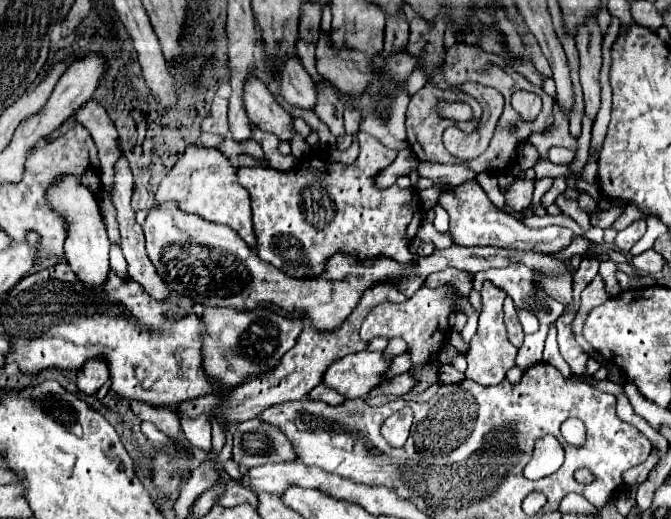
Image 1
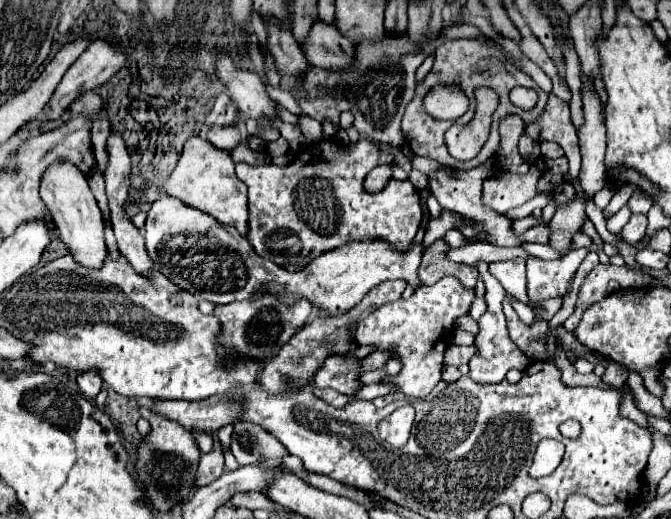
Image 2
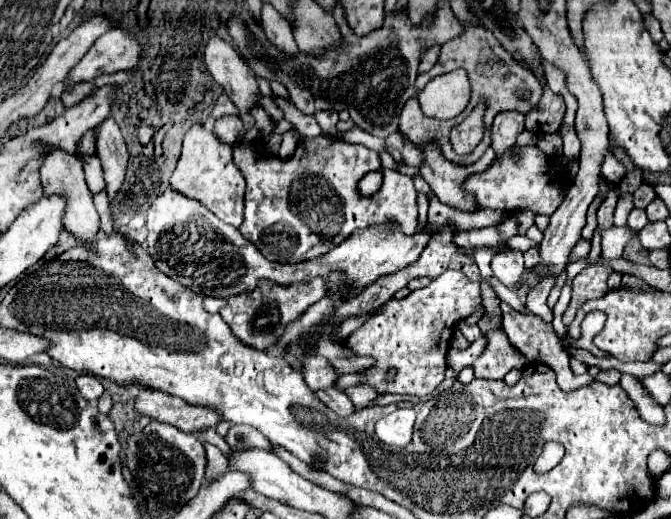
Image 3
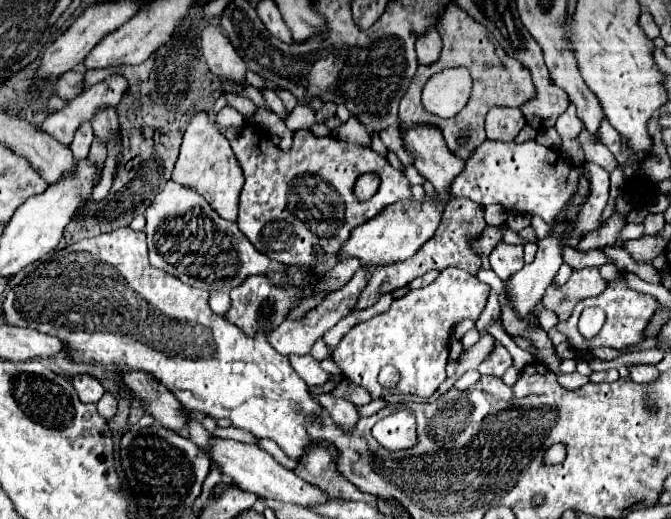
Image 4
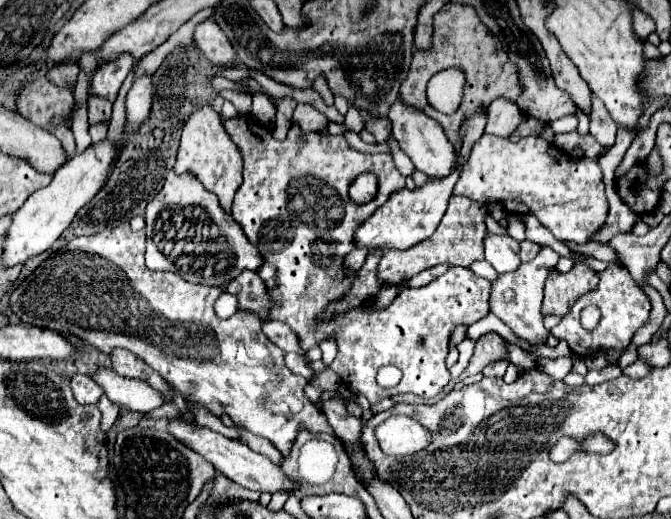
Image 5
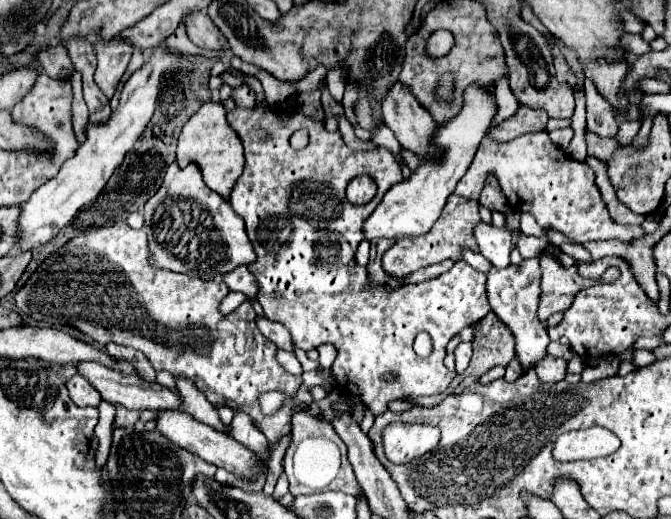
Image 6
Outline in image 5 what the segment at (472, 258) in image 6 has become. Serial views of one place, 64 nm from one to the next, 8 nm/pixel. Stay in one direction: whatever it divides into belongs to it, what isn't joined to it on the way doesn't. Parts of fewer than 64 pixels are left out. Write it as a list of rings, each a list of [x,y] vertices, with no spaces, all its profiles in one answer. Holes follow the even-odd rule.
[[[484,260],[472,262],[470,268],[476,272],[476,276],[482,276],[482,278],[486,278],[486,280],[494,280],[494,278],[496,278],[496,270],[492,268],[492,264],[488,264],[488,262],[484,262]]]

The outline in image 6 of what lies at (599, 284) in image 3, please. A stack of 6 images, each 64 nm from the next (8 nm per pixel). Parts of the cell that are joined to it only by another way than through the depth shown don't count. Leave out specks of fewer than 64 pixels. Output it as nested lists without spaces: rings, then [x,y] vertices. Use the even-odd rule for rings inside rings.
[[[542,254],[540,256],[540,304],[538,304],[538,318],[546,326],[546,318],[554,312],[564,312],[570,304],[572,298],[576,296],[578,290],[590,286],[588,280],[580,278],[576,272],[576,266],[564,268],[556,256],[552,254]]]

